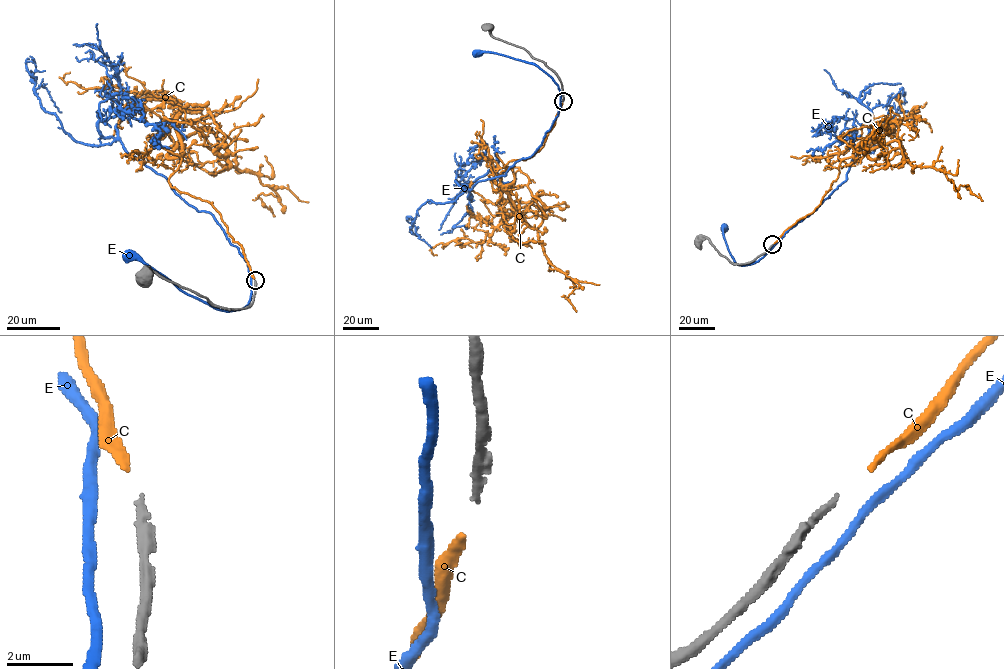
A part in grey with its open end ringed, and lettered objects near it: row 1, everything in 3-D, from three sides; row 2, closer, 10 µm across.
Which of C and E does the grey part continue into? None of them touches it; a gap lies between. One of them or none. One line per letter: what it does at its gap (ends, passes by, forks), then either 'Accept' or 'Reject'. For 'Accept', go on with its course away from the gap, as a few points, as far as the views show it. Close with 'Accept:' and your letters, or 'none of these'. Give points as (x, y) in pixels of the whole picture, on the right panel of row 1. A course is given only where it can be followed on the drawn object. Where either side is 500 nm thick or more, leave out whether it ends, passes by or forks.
C: It ends there. Accept. Its course: (774, 243), (820, 203), (842, 160), (860, 159), (894, 140), (911, 165), (941, 170), (982, 201)
E: It passes by. Reject
Accept: C

